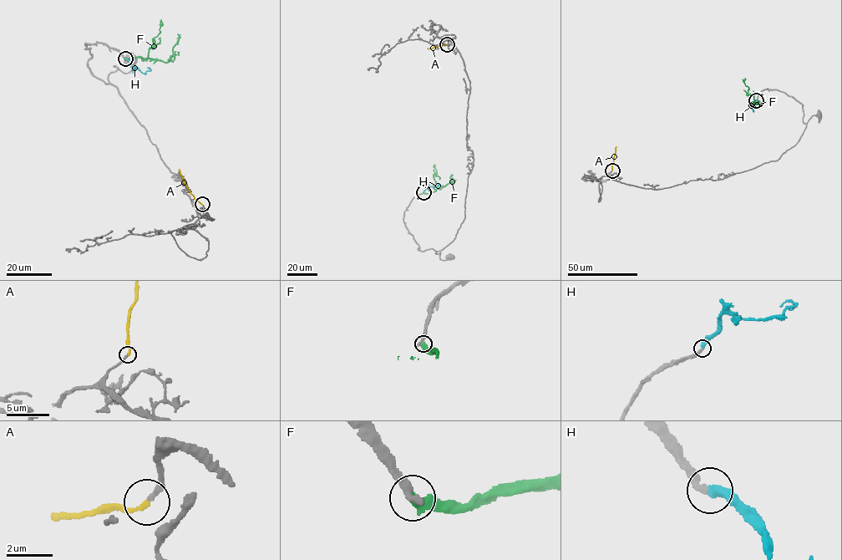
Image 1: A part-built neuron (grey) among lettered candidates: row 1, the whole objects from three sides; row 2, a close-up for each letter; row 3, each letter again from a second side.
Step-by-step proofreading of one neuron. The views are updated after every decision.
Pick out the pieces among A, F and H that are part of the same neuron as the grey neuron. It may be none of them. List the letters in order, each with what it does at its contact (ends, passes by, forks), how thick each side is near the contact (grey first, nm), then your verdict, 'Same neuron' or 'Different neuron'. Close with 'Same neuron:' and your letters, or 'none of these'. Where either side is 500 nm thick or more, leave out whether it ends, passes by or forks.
A: It ends there. Thickness 190 nm (grey) against 180 nm. Same neuron
F: It ends there. Thickness 420 nm (grey) against 380 nm. Different neuron
H: It ends there. Thickness 280 nm (grey) against 360 nm. Same neuron
Same neuron: A, H

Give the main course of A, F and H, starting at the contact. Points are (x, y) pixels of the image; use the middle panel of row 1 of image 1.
A: (447, 43), (427, 48)
F: (423, 193), (435, 190), (433, 177), (436, 170), (433, 167)
H: (423, 192), (428, 185), (437, 185)

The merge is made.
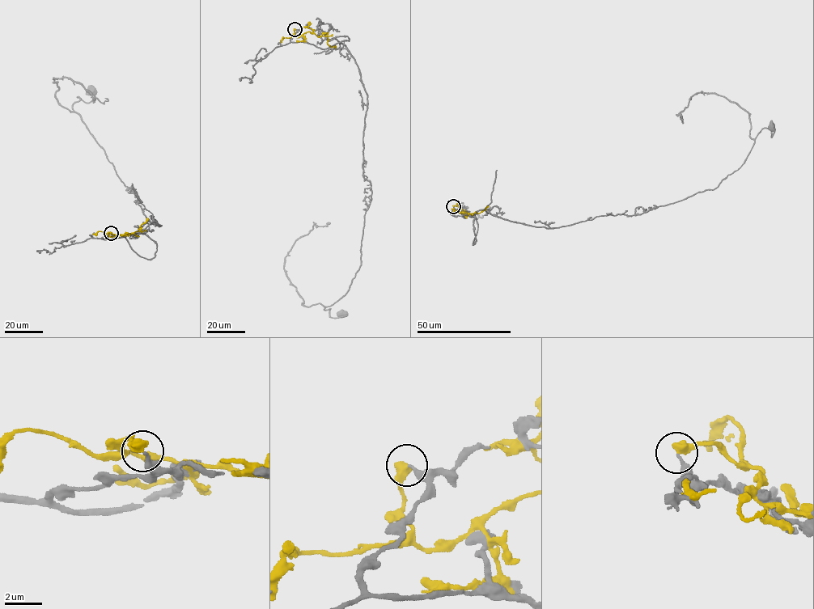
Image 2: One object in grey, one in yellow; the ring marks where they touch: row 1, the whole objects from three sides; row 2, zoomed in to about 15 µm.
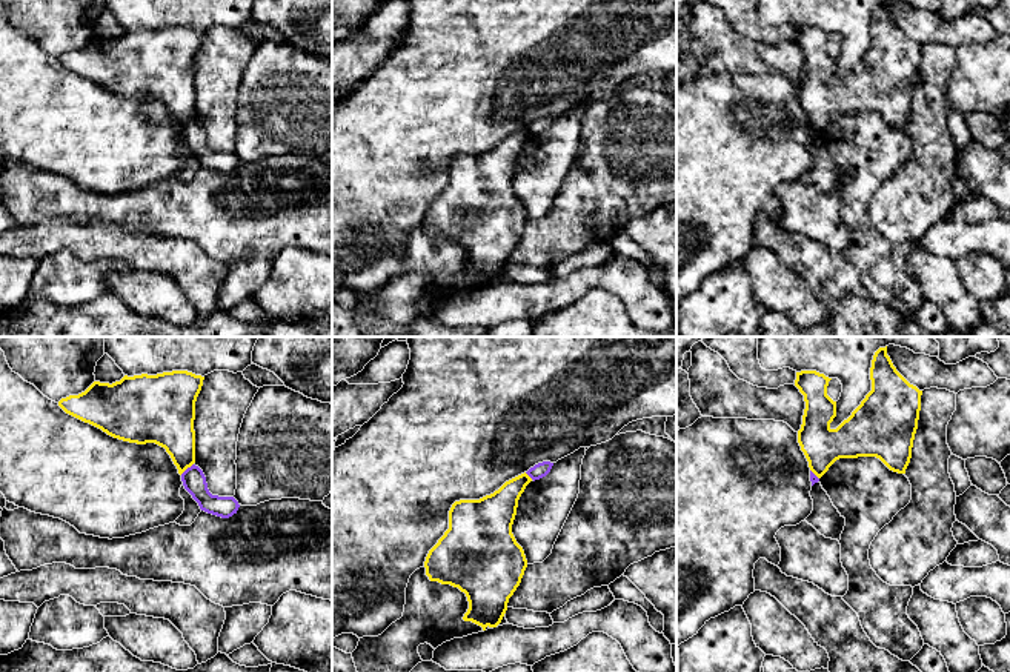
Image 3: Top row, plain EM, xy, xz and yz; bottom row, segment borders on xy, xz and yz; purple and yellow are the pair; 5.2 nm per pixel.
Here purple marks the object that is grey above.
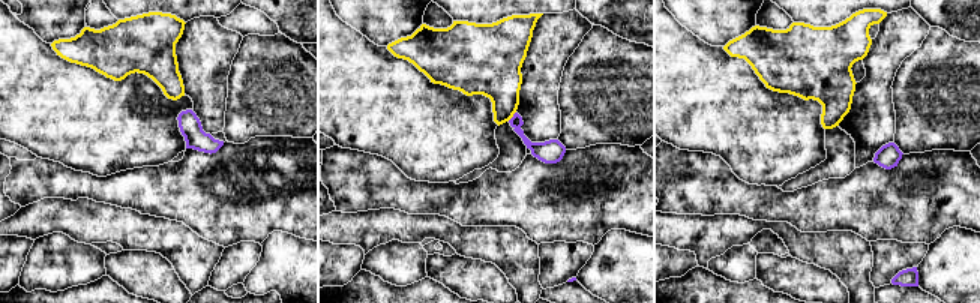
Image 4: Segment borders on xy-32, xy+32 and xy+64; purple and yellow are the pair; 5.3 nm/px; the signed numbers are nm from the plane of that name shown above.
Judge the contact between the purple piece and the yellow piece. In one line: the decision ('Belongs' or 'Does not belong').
Does not belong

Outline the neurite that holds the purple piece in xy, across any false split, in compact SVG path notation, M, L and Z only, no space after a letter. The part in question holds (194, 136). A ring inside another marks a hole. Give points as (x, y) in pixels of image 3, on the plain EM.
M192 120L188 123L181 129L181 137L201 166L221 174L229 174L237 169L240 163L238 157L234 152L212 151L208 145L206 132L198 121Z

